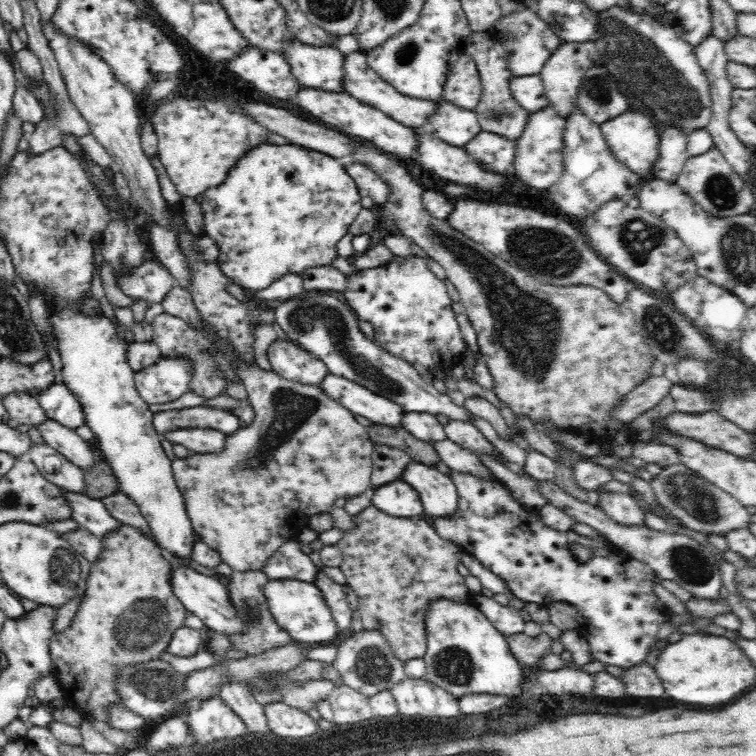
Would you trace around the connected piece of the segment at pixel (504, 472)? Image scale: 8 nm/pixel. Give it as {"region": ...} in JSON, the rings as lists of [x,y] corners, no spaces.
{"region":[[[480,456],[480,460],[486,464],[487,468],[492,470],[494,476],[500,479],[501,484],[520,506],[530,510],[537,510],[545,505],[545,500],[538,496],[534,490],[532,477],[520,475],[504,466],[504,464],[500,464],[500,462],[492,460],[492,458],[486,458],[486,456]]]}

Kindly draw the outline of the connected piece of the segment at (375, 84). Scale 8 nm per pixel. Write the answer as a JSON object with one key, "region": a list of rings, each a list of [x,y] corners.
{"region":[[[362,54],[346,55],[346,89],[359,102],[372,106],[393,120],[414,129],[426,125],[438,113],[438,110],[441,110],[444,102],[442,99],[418,98],[402,93],[368,68]]]}

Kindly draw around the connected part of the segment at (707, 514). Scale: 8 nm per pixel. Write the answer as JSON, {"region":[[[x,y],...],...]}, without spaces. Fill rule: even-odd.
{"region":[[[679,462],[664,467],[650,482],[656,504],[670,511],[686,528],[698,532],[716,532],[725,536],[730,531],[746,530],[751,514],[736,497],[718,489],[696,471]]]}

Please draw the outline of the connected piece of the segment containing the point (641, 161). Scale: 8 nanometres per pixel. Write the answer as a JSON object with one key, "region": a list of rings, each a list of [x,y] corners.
{"region":[[[644,110],[636,112],[626,112],[622,117],[600,126],[601,132],[605,136],[609,150],[621,162],[631,174],[634,174],[642,183],[658,178],[657,167],[661,161],[661,137],[659,134],[660,125],[650,114]]]}

